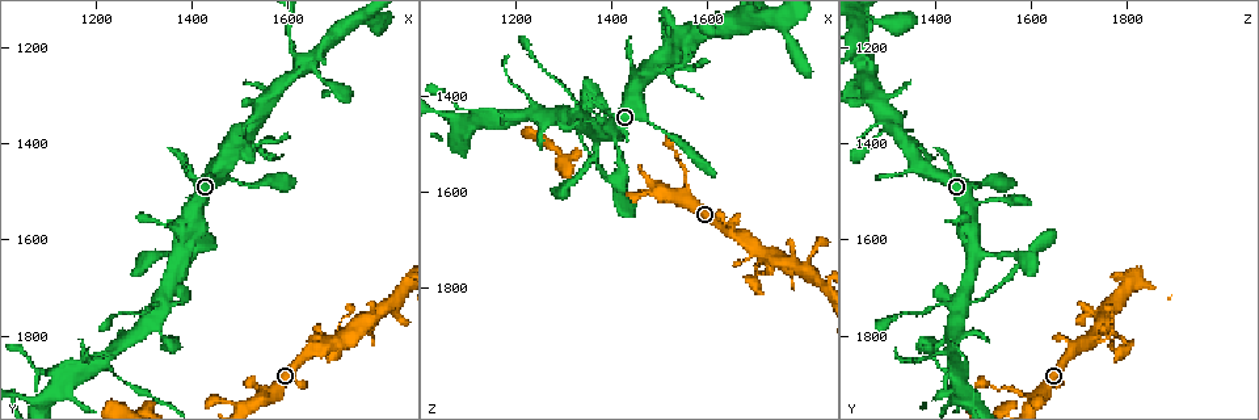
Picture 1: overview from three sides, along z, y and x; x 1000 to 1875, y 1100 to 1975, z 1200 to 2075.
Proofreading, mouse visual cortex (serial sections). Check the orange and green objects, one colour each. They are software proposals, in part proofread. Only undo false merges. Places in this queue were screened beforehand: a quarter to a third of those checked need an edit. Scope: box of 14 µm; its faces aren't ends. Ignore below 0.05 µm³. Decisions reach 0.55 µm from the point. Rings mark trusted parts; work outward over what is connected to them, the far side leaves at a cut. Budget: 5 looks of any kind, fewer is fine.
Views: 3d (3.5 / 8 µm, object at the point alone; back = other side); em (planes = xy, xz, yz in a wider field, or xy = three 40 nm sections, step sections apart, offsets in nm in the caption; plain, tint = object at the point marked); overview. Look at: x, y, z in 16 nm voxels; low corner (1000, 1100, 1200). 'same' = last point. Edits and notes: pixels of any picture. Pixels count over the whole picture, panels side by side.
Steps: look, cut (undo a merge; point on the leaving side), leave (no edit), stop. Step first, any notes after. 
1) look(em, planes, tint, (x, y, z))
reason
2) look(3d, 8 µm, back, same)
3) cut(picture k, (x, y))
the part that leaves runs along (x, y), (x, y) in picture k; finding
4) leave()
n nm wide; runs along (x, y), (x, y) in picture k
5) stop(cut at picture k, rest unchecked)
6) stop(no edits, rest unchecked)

look(3d, 3.5 µm, back, (1710, 1825, 1770))
thin neck

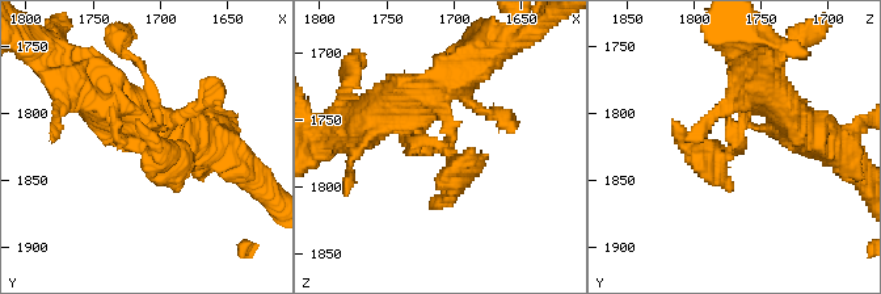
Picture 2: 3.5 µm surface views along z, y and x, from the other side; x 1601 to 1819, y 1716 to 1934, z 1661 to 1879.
cut(picture 2, (473, 160))
the part that leaves runs along (445, 148), (452, 192), (429, 209) in picture 2; two cells meet here

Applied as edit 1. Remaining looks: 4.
look(3d, 8 µm, (1215, 1855, 1450))
abrupt turn

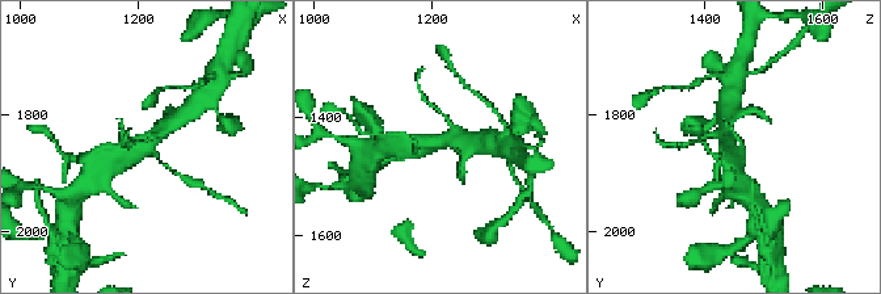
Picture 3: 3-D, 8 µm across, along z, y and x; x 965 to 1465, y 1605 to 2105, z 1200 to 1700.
look(em, xy, step 5, tint, (1215, 1855, 1445))
need the tissue

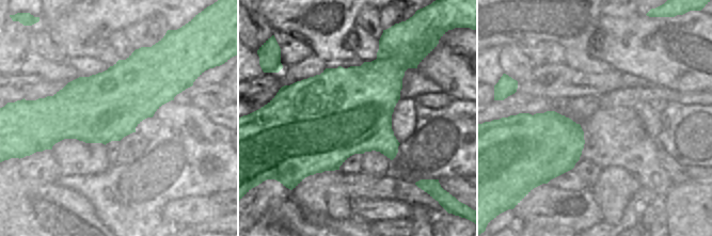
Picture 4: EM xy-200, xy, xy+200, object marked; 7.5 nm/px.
leave()
runs along (175, 124), (140, 148), (110, 162) in picture 3; all the same cell

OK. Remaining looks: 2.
stop(cut at picture 2, rest unchecked)

